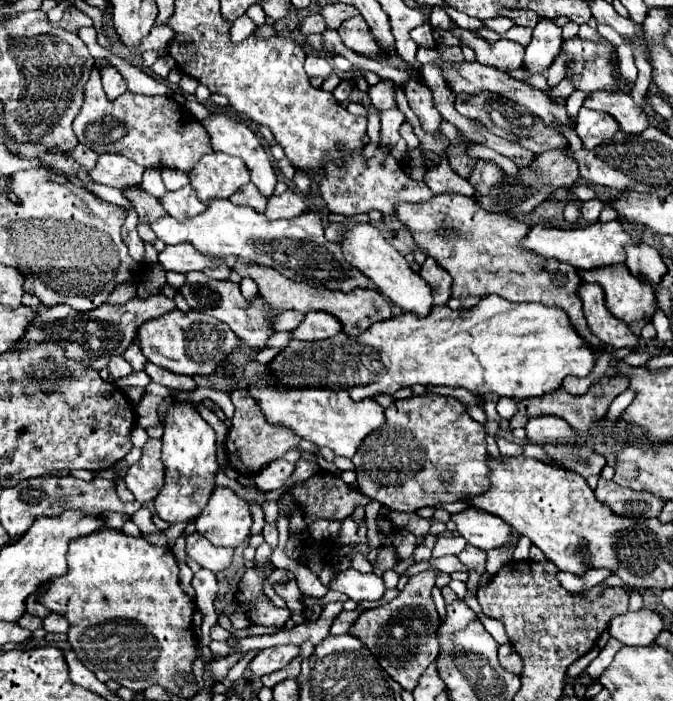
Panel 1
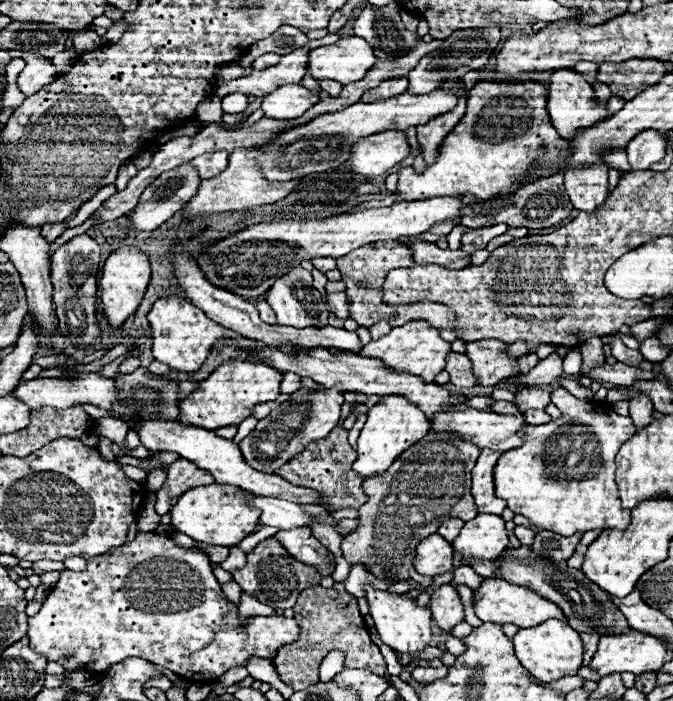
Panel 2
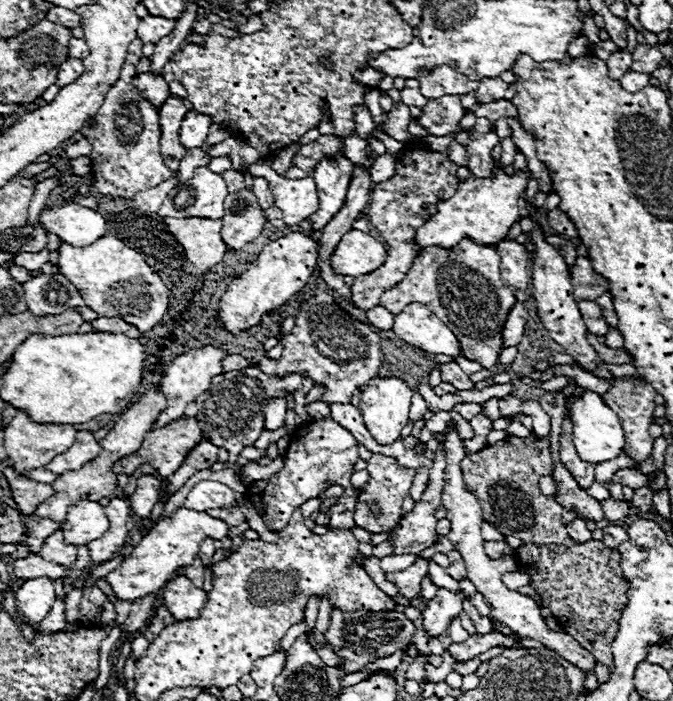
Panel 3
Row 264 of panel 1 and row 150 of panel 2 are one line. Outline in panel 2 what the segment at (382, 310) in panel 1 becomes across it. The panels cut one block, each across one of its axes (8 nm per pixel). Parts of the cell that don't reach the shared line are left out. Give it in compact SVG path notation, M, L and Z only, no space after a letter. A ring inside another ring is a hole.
M236 148L230 154L228 168L220 176L200 182L198 194L188 202L186 216L196 218L196 216L210 216L214 212L246 210L246 208L252 208L252 206L264 206L264 204L278 202L278 200L286 198L290 192L294 192L302 178L294 178L290 182L268 182L262 174L262 166L256 160L260 154L262 152L256 150L256 148Z

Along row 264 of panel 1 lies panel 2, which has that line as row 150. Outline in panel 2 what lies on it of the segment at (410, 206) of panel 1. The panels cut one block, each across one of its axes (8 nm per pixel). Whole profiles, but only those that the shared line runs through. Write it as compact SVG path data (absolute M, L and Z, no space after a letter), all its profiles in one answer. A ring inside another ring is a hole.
M480 82L472 88L468 96L468 110L464 118L456 124L456 128L444 138L440 148L440 156L432 166L426 166L422 174L416 174L412 168L400 170L398 178L398 198L400 200L426 200L434 196L454 196L472 192L480 200L490 200L500 194L510 194L518 188L520 180L524 180L532 168L532 164L550 164L554 160L566 160L570 152L568 140L560 138L556 128L550 124L550 116L546 110L548 88L540 82Z

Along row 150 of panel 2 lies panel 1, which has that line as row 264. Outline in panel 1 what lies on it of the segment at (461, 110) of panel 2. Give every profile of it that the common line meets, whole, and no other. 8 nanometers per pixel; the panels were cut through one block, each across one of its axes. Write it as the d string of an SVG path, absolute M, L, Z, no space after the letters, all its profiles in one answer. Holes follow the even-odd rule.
M426 260L422 264L422 272L420 276L428 282L428 286L432 288L432 296L434 296L434 306L446 306L448 300L450 300L450 284L452 284L452 278L450 274L440 268L434 260Z

